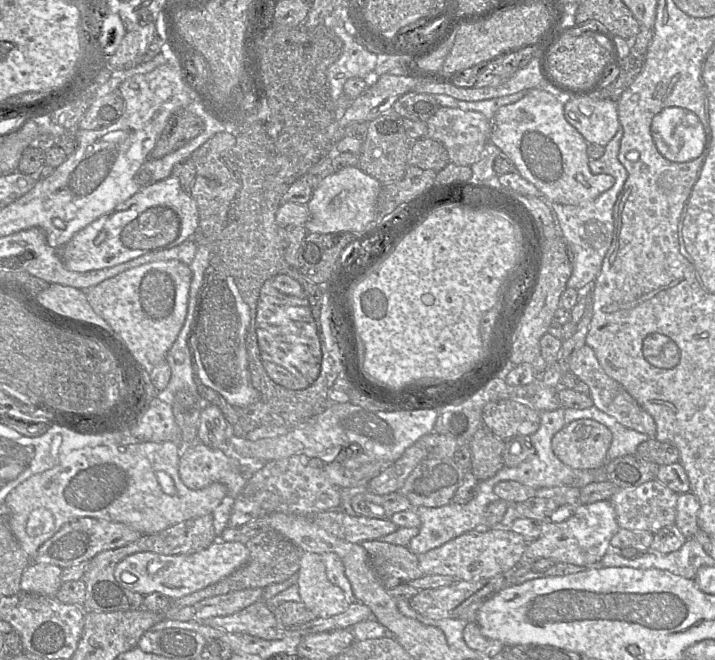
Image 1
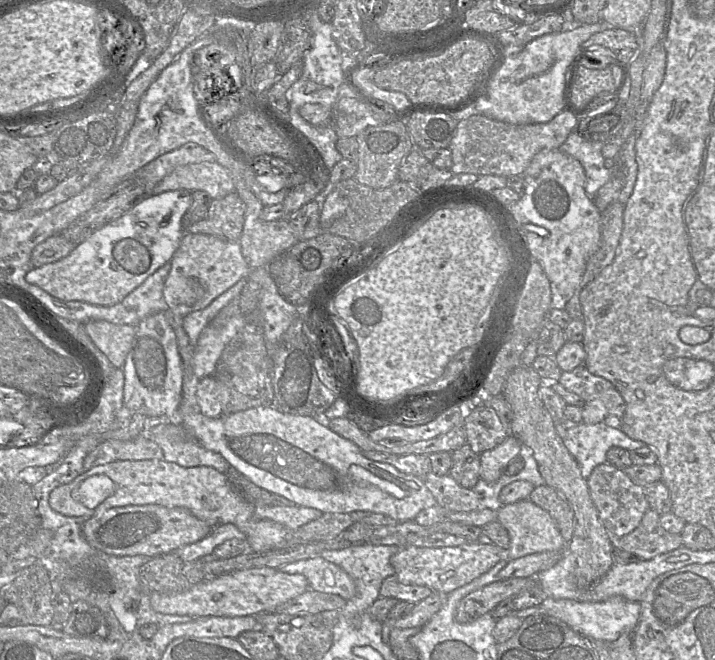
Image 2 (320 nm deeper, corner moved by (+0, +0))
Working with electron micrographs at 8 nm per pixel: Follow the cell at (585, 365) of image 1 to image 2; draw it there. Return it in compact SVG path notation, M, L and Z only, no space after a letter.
M584 366L571 371L562 371L558 382L568 391L578 395L585 403L600 400L607 411L608 420L619 422L625 411L625 402L608 380L593 375Z

